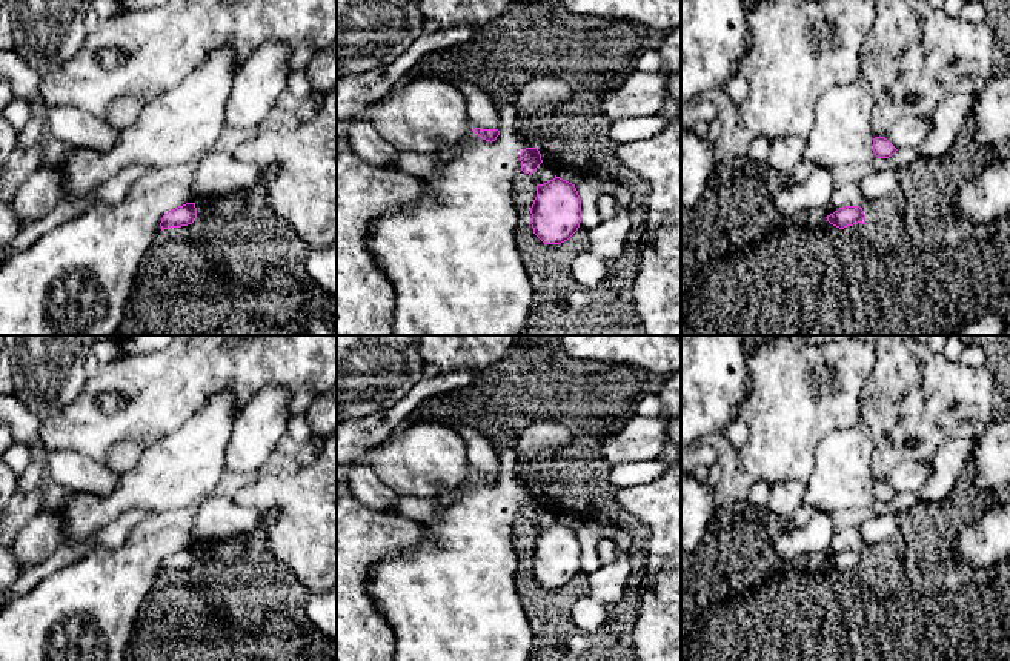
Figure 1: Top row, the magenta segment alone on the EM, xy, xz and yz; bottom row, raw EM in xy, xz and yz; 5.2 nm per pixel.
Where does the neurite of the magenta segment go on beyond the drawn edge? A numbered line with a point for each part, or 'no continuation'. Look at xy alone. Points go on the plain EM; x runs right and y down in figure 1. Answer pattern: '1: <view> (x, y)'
no continuation

